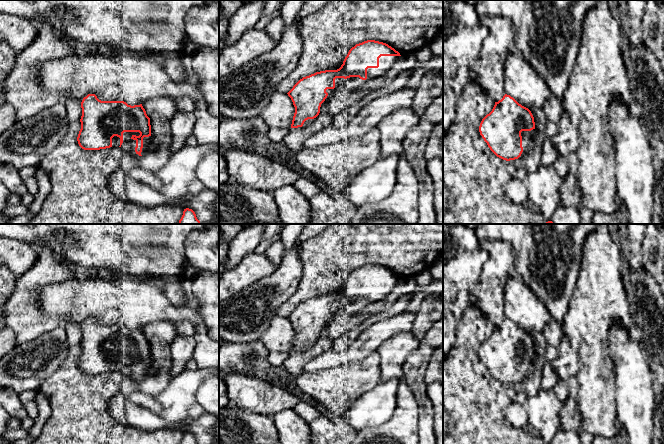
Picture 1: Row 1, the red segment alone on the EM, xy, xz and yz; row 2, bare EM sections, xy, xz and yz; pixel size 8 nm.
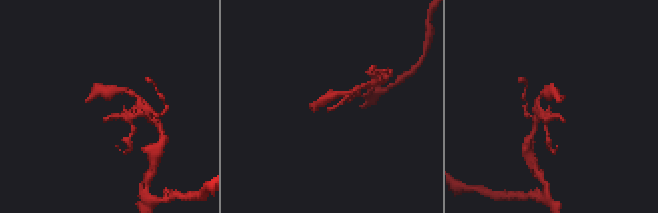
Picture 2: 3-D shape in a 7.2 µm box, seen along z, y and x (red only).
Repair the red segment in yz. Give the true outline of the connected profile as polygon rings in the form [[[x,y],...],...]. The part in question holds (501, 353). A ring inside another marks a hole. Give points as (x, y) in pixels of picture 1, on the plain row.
[[[505,318],[481,345],[479,356],[490,374],[510,385],[522,382],[535,356],[531,335]]]

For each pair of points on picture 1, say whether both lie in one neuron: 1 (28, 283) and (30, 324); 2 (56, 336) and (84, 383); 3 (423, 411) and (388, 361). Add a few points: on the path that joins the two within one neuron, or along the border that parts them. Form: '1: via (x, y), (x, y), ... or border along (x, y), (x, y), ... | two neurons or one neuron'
1: via (27, 293), (27, 314) | one neuron
2: border along (69, 346), (67, 356), (53, 373) | two neurons
3: border along (407, 355), (403, 364), (403, 376), (401, 378) | two neurons

